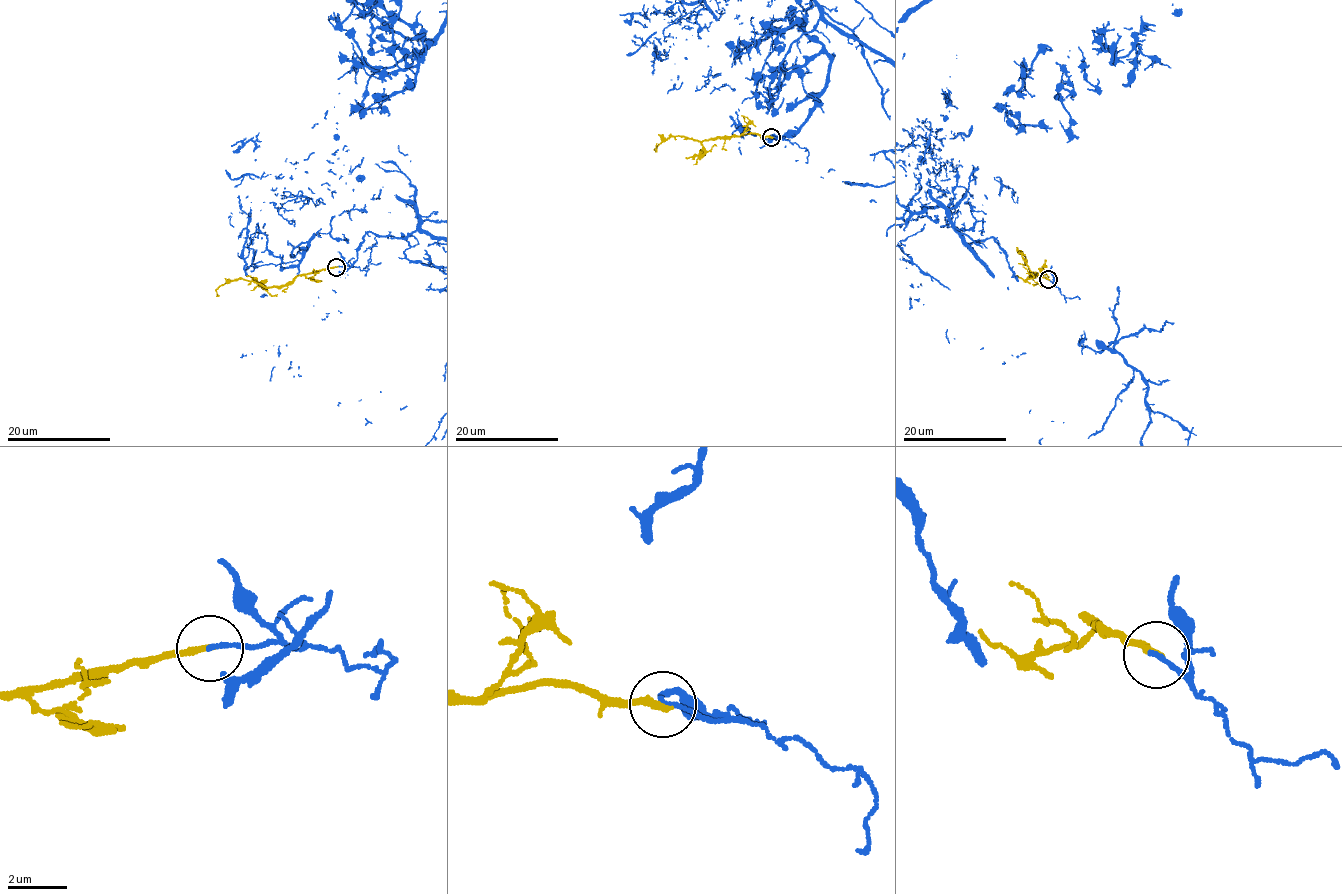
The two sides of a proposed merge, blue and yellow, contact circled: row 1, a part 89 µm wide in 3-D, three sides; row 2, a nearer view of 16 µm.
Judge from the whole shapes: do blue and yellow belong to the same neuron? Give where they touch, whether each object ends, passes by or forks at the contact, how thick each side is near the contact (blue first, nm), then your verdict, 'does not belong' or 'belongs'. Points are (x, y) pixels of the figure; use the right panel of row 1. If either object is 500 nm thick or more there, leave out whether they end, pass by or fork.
at (1048, 279); blue ends there; yellow ends there; 130 nm thick on the blue side, 240 nm on the other; does not belong

